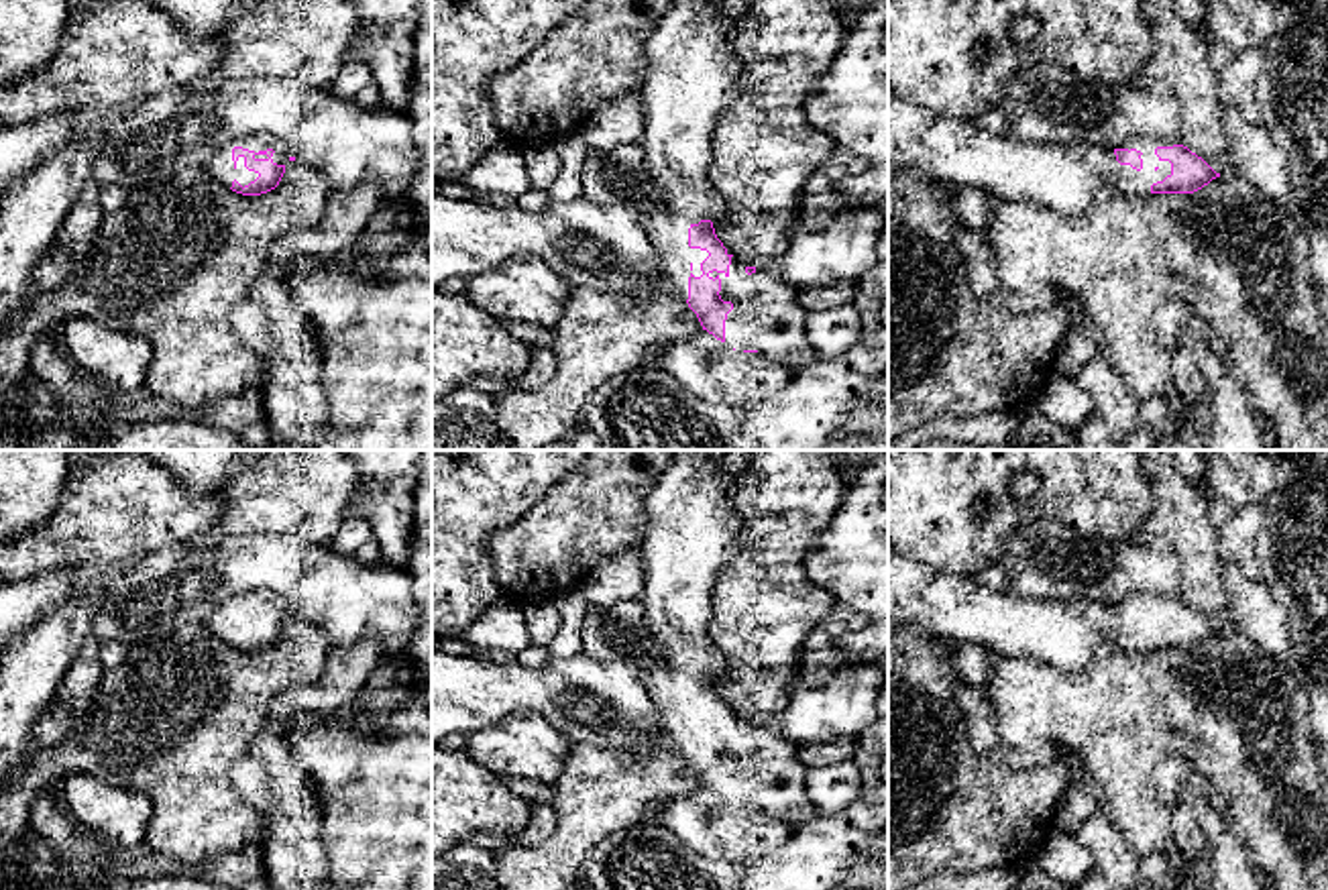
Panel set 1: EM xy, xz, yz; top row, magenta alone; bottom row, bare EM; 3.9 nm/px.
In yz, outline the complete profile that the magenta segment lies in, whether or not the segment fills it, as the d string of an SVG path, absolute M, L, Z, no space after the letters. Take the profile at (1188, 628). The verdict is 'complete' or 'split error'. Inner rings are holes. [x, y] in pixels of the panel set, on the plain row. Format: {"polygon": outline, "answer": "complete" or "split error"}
{"polygon": "M888 550L888 621L1073 674L1102 644L1126 652L1194 650L1220 633L1171 595L1132 593L1116 605L1022 599L894 550Z", "answer": "split error"}

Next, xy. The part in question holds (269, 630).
{"polygon": "M244 591L224 599L206 619L206 627L242 652L275 646L289 619L285 601L271 591Z", "answer": "split error"}

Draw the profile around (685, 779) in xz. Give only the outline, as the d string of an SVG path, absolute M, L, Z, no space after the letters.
M668 737L664 745L658 749L672 758L672 782L670 794L666 796L664 817L686 817L688 815L688 796L699 790L709 790L697 770L688 764L686 756L676 747L676 743Z

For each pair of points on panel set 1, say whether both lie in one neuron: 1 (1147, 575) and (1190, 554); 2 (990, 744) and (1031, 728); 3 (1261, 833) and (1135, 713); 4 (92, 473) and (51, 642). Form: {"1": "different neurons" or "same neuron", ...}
{"1": "different neurons", "2": "different neurons", "3": "same neuron", "4": "same neuron"}

